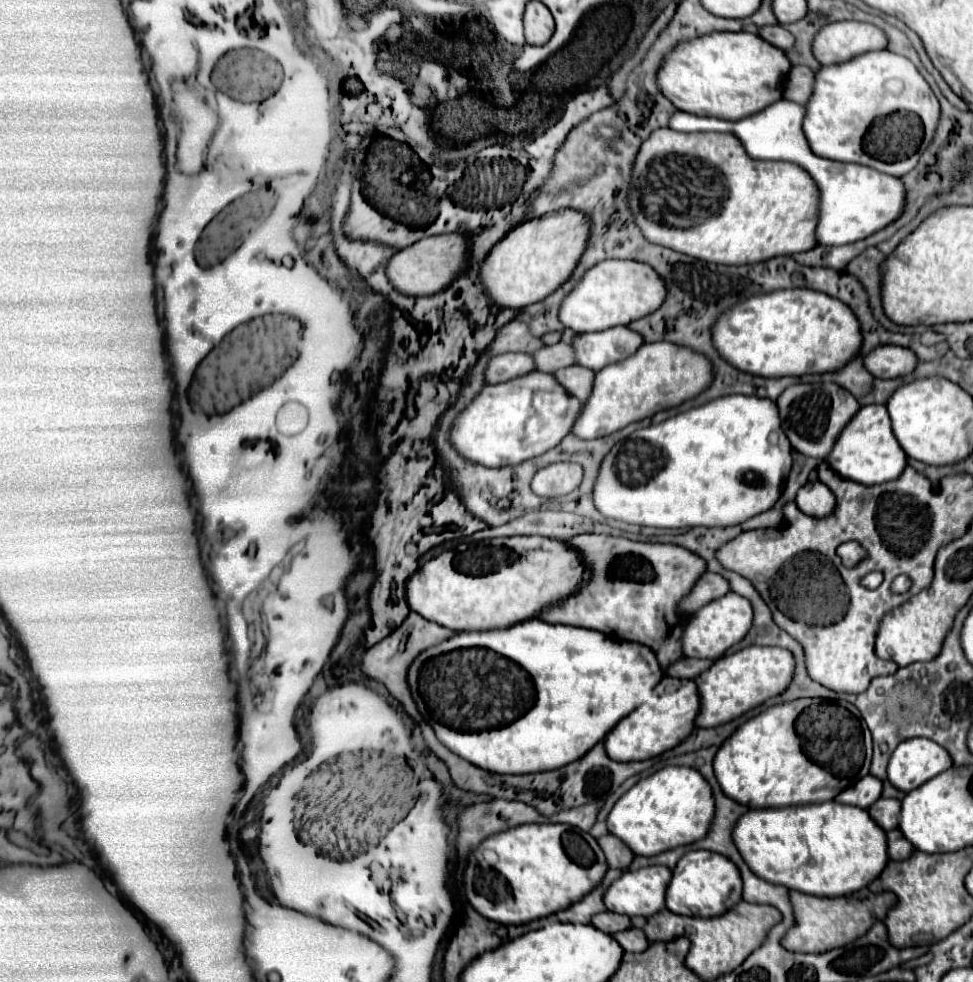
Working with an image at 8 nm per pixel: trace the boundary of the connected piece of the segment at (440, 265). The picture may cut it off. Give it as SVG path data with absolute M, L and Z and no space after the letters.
M453 232L453 234L439 234L439 236L423 238L411 246L399 250L387 264L387 276L391 278L395 288L401 290L403 294L429 296L429 294L437 294L437 290L443 290L445 286L449 286L449 282L453 282L453 278L459 278L461 274L465 274L467 268L469 268L469 238L465 234Z

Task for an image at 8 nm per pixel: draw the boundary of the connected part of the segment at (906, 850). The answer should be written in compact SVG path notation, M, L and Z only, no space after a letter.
M897 828L887 832L887 840L889 840L889 856L891 856L891 860L909 858L909 854L913 854L913 850L915 850L915 848L909 846L909 840Z

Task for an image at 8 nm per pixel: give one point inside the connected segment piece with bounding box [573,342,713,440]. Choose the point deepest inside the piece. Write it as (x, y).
(661, 375)

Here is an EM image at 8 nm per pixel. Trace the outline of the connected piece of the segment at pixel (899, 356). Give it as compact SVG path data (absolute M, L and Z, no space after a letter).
M879 346L865 358L865 368L875 378L899 378L917 368L917 354L903 346Z

